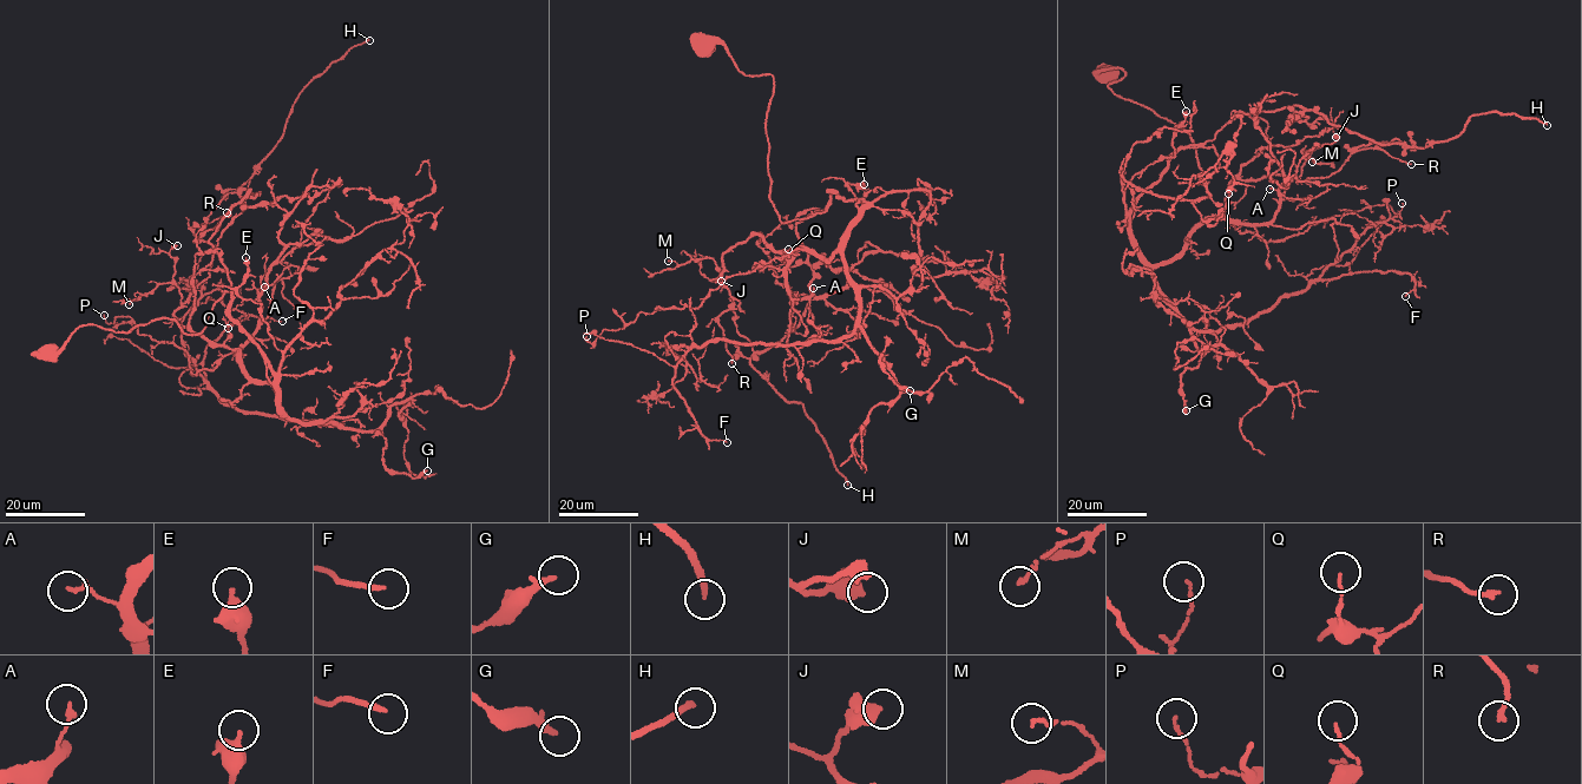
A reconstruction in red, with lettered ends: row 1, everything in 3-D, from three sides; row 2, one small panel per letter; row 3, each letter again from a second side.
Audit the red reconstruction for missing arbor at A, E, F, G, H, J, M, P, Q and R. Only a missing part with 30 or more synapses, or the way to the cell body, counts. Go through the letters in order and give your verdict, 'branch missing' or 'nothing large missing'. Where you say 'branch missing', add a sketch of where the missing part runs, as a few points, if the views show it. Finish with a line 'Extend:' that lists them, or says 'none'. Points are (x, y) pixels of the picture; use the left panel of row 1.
A: nothing large missing
E: nothing large missing
F: nothing large missing
G: nothing large missing
H: branch missing | (369, 40), (375, 33), (409, 60), (430, 66), (442, 77), (461, 79), (472, 96)
J: nothing large missing
M: nothing large missing
P: nothing large missing
Q: nothing large missing
R: nothing large missing
Extend: H

